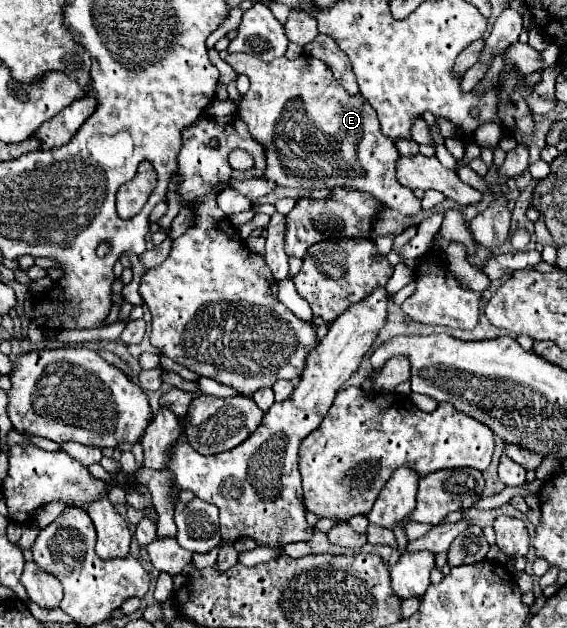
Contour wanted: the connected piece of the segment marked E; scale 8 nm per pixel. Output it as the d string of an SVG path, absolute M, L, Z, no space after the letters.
M232 53L224 59L234 71L240 71L248 75L250 89L238 103L238 113L242 111L242 121L248 123L250 135L266 145L266 173L264 177L282 185L282 187L294 187L294 189L332 189L332 187L354 187L366 193L372 193L378 201L386 203L390 209L400 211L402 215L418 215L422 211L420 199L414 197L412 189L404 187L396 179L396 161L400 157L394 141L380 131L380 123L376 117L376 111L364 101L364 97L356 95L350 97L344 93L344 89L334 79L330 67L312 57L312 55L300 55L296 59L274 59L270 63L260 61L258 57L244 55L244 53Z

